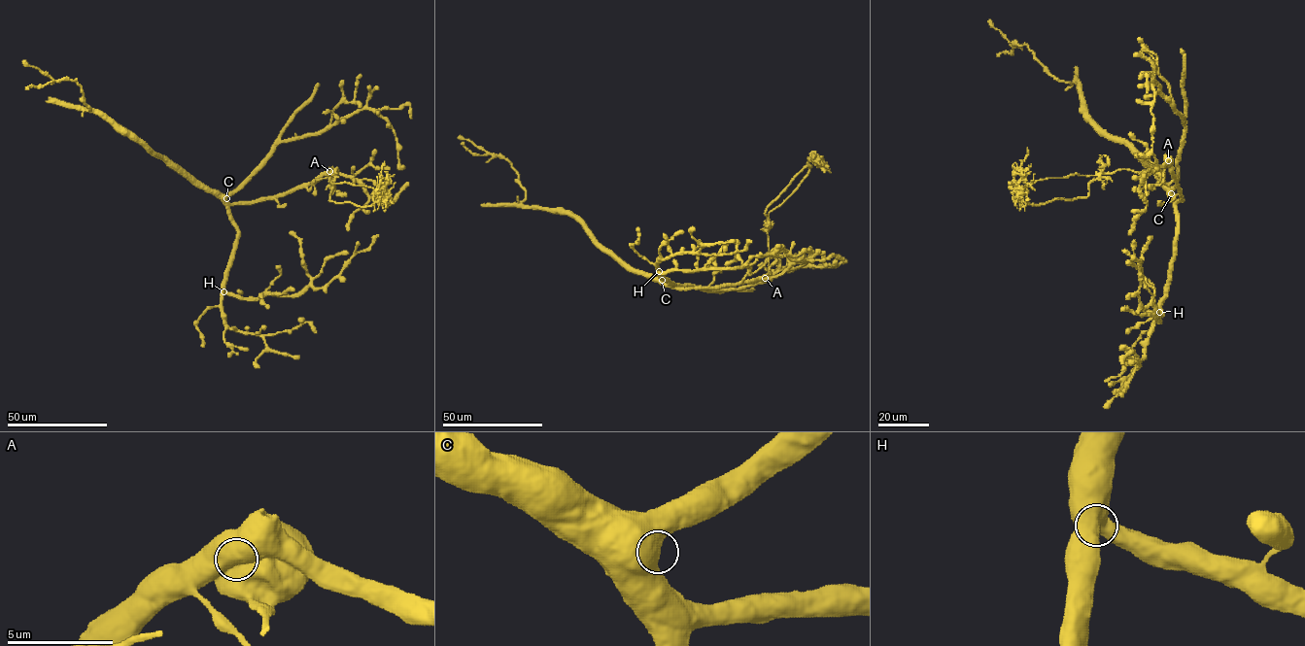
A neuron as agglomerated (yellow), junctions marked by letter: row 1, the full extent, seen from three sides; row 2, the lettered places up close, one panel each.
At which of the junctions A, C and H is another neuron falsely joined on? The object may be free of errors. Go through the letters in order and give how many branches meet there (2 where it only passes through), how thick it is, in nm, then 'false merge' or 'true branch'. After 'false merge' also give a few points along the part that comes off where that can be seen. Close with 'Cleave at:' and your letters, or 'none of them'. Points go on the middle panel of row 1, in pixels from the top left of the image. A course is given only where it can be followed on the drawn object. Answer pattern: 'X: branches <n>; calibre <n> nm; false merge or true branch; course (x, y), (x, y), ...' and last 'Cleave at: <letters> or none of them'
A: branches 1; calibre 1450 nm; false merge; course (765, 278), (769, 264), (769, 214), (807, 174), (808, 160), (815, 155), (830, 169)
C: branches 1; calibre 900 nm; true branch
H: branches 1; calibre 900 nm; true branch
Cleave at: A

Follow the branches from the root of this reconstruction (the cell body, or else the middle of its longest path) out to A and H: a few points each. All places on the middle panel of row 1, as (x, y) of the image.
A: (653, 279), (675, 288), (710, 288), (765, 278)
H: (653, 279), (665, 285), (672, 284), (659, 271)

